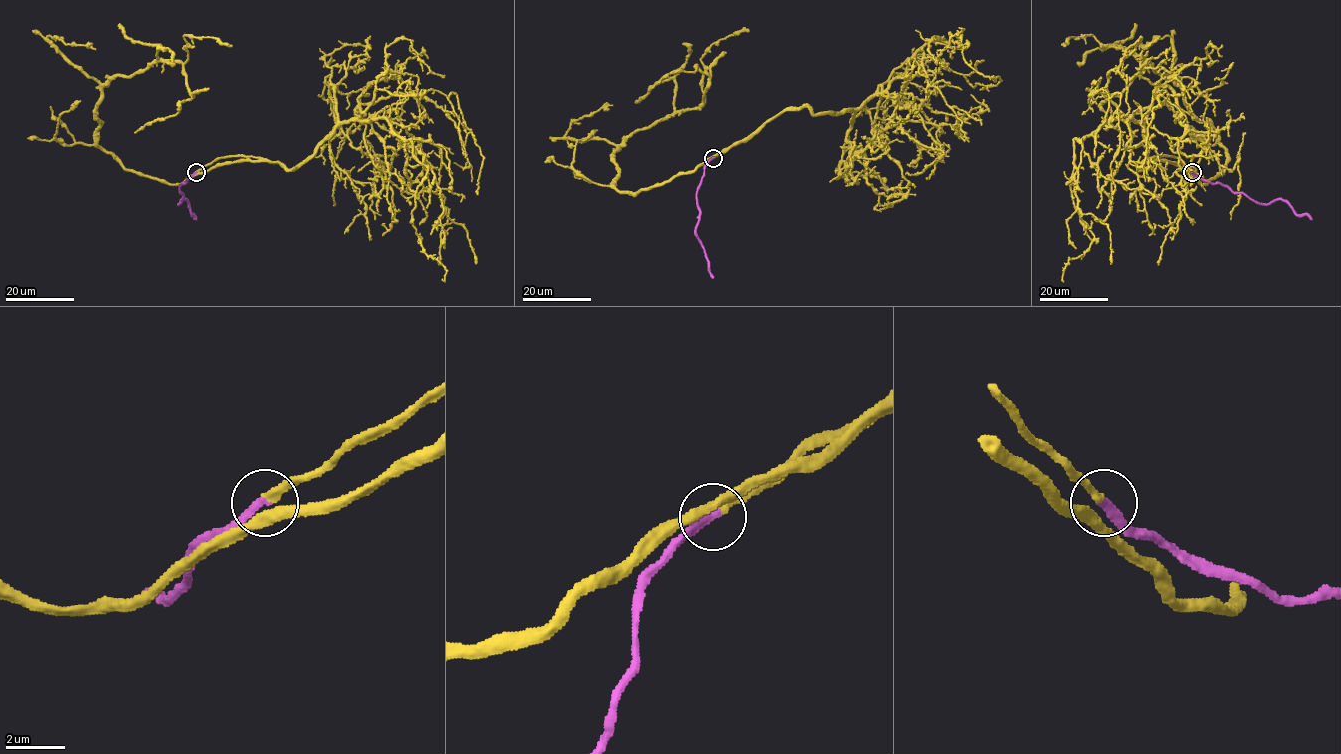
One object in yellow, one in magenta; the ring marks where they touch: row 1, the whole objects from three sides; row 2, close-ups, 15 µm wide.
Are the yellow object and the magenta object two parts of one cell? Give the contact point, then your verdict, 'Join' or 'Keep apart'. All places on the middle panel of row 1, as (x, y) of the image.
Place: (713, 158). Join

